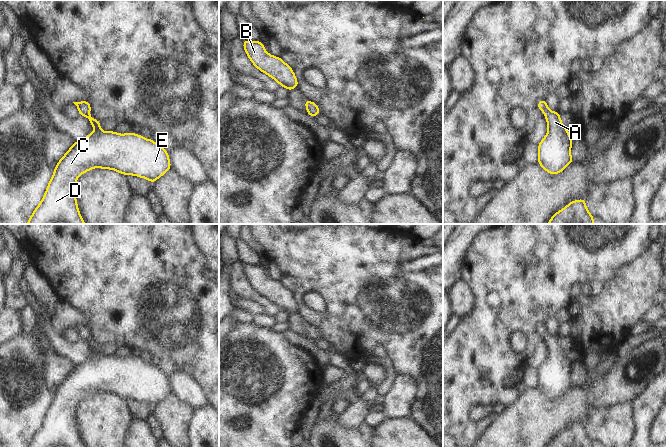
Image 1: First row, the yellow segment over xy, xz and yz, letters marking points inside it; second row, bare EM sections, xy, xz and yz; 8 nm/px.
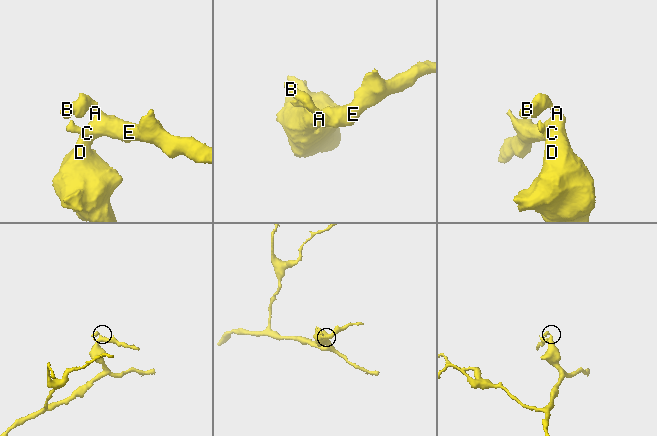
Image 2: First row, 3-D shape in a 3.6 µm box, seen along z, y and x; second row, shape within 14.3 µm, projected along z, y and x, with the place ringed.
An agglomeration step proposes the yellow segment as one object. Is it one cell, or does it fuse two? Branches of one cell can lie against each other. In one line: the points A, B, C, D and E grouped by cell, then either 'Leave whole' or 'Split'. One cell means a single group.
Groups: A B C D E. Leave whole

